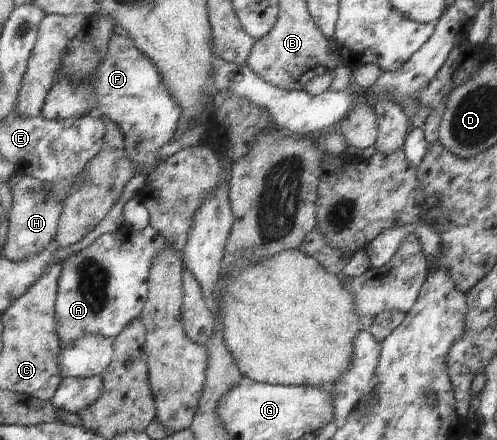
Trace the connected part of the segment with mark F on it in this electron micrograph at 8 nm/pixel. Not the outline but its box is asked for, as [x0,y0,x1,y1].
[42,28,183,177]

